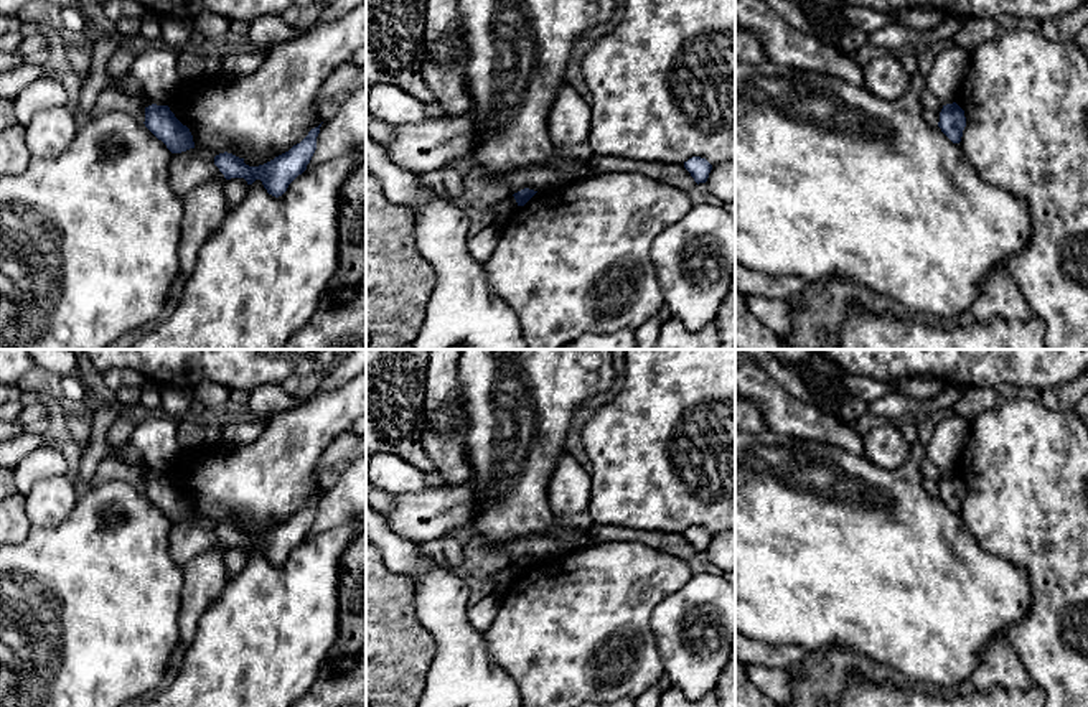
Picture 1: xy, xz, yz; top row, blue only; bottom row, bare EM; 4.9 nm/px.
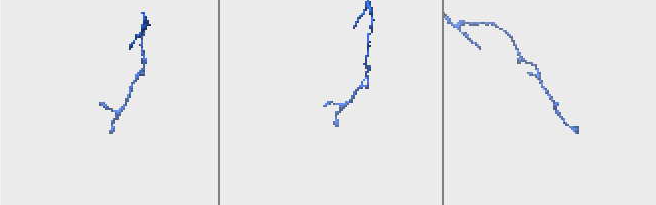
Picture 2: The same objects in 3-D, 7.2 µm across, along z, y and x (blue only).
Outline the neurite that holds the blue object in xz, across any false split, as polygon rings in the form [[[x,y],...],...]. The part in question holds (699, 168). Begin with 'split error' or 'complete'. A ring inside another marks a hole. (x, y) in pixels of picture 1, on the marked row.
complete; [[[692,157],[687,162],[684,162],[684,168],[691,173],[694,181],[699,185],[707,181],[712,165],[706,158]]]

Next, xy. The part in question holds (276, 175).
complete; [[[321,124],[312,129],[300,143],[264,165],[249,166],[244,163],[244,158],[227,152],[216,155],[214,165],[226,180],[244,178],[247,185],[260,180],[267,193],[279,198],[287,191],[288,185],[307,170],[317,150],[320,127]]]

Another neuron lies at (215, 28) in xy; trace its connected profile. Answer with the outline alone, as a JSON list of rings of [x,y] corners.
[[[211,12],[199,13],[193,26],[208,43],[224,43],[229,38],[229,20]]]

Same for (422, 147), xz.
[[[468,112],[399,124],[394,129],[396,135],[384,150],[396,165],[415,175],[429,175],[468,157],[478,138],[476,124]]]

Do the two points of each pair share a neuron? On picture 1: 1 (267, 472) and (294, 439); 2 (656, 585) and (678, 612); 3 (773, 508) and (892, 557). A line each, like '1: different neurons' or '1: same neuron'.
1: same neuron
2: different neurons
3: same neuron

